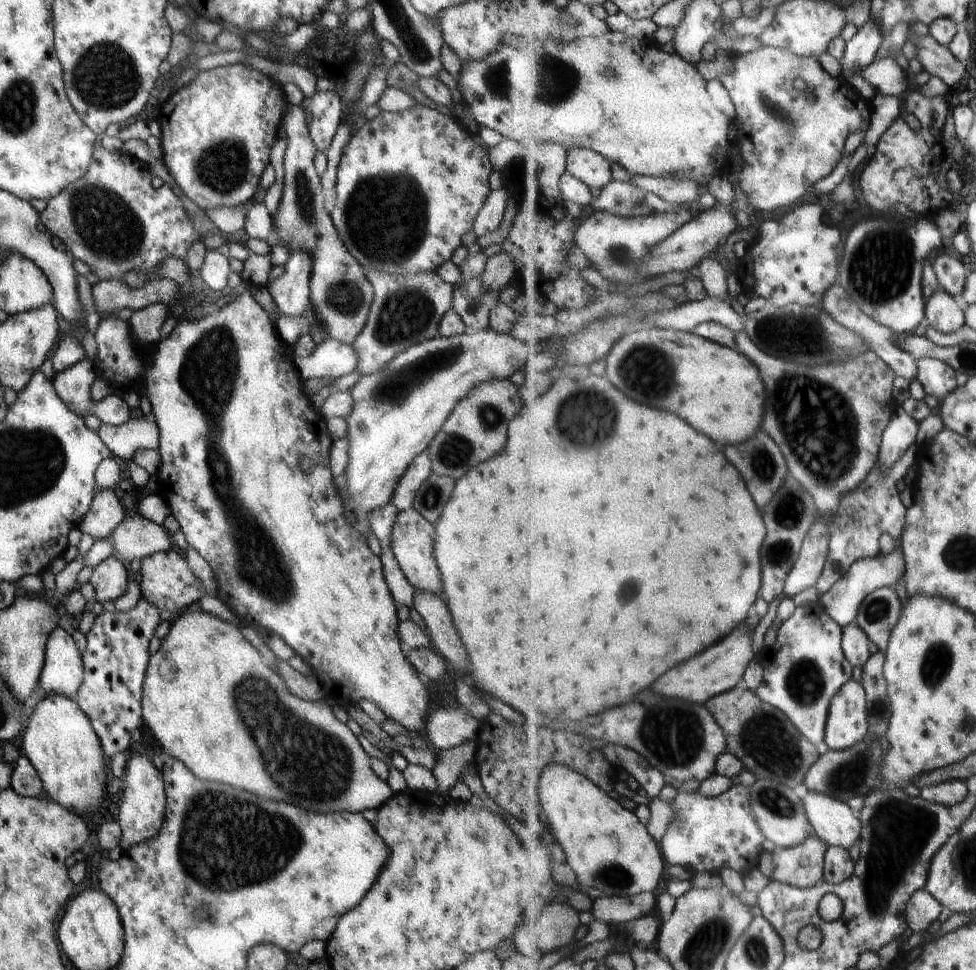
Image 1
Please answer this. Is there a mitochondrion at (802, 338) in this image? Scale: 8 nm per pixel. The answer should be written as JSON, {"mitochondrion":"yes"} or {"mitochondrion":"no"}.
{"mitochondrion":"yes"}

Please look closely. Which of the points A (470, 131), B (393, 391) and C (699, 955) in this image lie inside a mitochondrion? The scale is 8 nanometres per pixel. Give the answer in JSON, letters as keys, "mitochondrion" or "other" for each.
{"A":"other","B":"mitochondrion","C":"mitochondrion"}

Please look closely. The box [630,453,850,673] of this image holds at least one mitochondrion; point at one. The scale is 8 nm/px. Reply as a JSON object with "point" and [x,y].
{"point":[789,511]}

